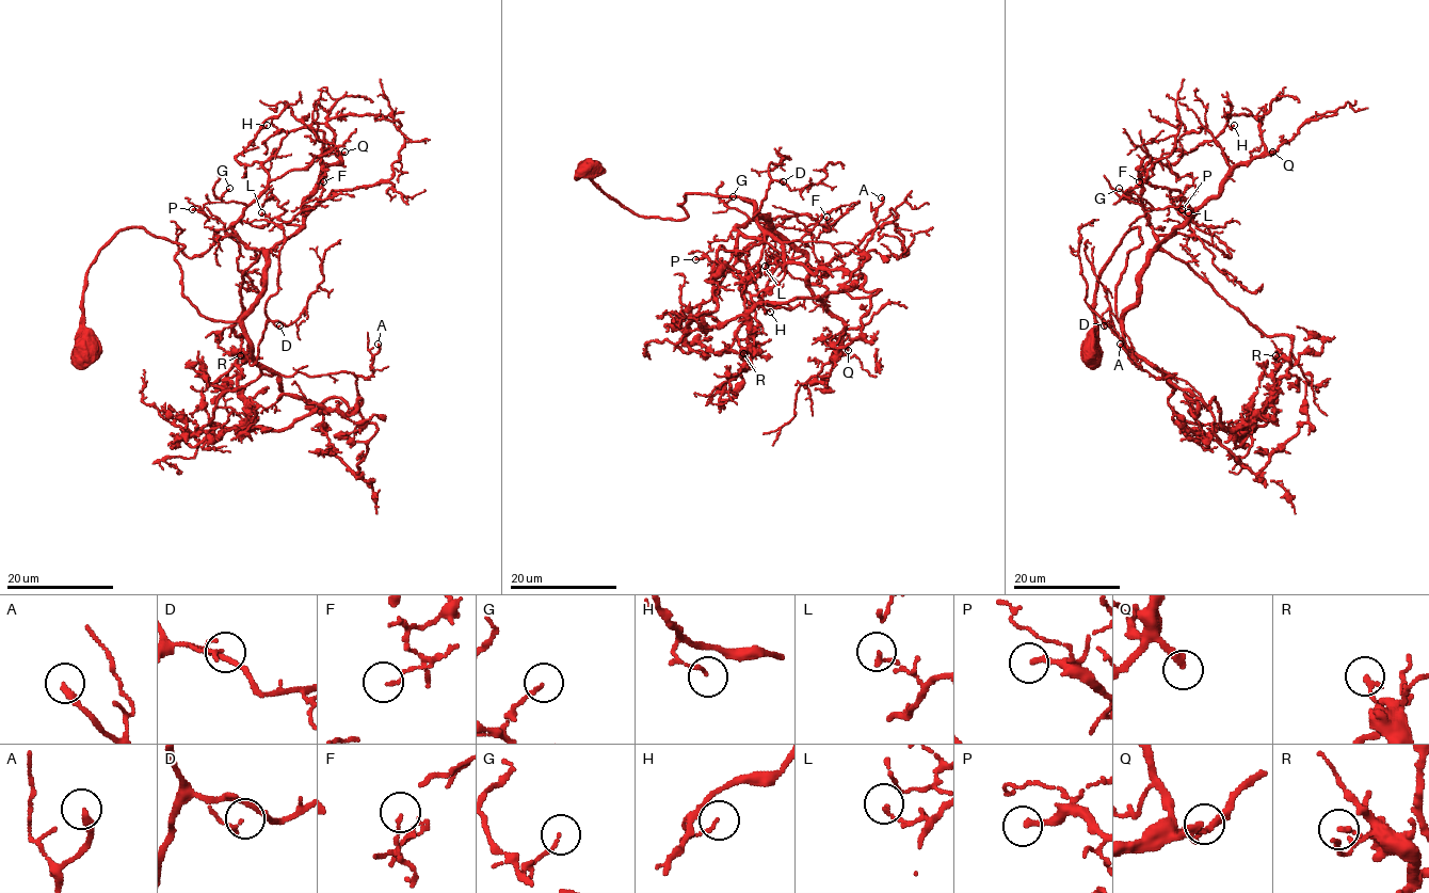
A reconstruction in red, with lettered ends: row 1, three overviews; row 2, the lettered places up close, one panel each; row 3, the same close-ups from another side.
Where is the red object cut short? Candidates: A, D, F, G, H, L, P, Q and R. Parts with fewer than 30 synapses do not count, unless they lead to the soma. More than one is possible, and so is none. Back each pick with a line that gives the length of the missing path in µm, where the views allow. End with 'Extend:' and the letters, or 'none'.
Q: Missing length about 30 µm
Extend: Q

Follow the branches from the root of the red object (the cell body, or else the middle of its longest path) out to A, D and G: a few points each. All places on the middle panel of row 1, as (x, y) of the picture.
A: (588, 166), (639, 214), (680, 221), (686, 193), (739, 196), (783, 242), (860, 250), (881, 197)
D: (588, 166), (623, 206), (673, 221), (688, 214), (686, 193), (739, 196), (753, 218), (783, 181)
G: (588, 166), (644, 217), (684, 219), (686, 193), (744, 197), (764, 237), (735, 229), (749, 218), (733, 196)

